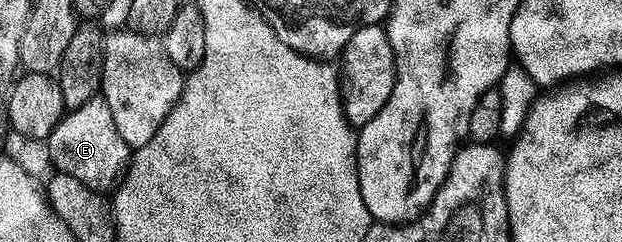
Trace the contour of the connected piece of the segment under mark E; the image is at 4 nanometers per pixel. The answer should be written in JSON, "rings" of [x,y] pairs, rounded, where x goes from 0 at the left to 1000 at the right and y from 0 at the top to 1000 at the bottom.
{"rings":[[[164,401],[137,417],[137,434],[116,442],[103,471],[101,492],[79,550],[72,579],[82,686],[93,715],[111,715],[111,731],[124,731],[143,781],[167,798],[183,793],[204,719],[204,678],[211,669],[214,612],[195,566],[188,512],[182,500],[182,467]]]}

